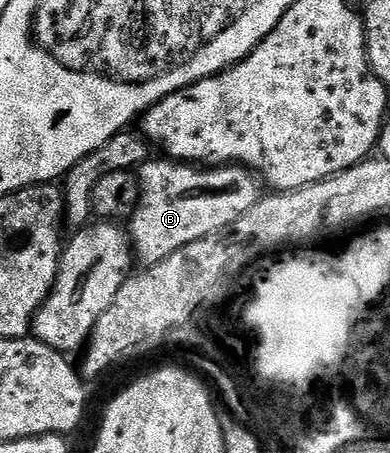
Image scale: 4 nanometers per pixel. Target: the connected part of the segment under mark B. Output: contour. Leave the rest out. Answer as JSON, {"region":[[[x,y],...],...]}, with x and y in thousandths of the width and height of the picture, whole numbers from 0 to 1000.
{"region":[[[390,347],[377,353],[377,358],[359,364],[351,371],[351,389],[356,395],[356,450],[331,477],[331,525],[336,530],[336,543],[341,547],[344,561],[356,563],[379,583],[397,583],[413,578],[413,574],[433,567],[449,554],[464,554],[469,545],[485,541],[490,534],[500,534],[508,528],[521,528],[536,514],[556,514],[567,506],[577,506],[597,488],[608,488],[608,479],[618,479],[628,470],[638,470],[638,461],[649,461],[649,453],[662,448],[669,437],[669,424],[664,424],[664,404],[669,413],[669,395],[656,380],[646,377],[638,369],[626,369],[621,364],[492,364],[487,360],[474,360],[467,355],[451,355],[436,347],[415,347],[418,351],[405,351],[405,347]]]}

